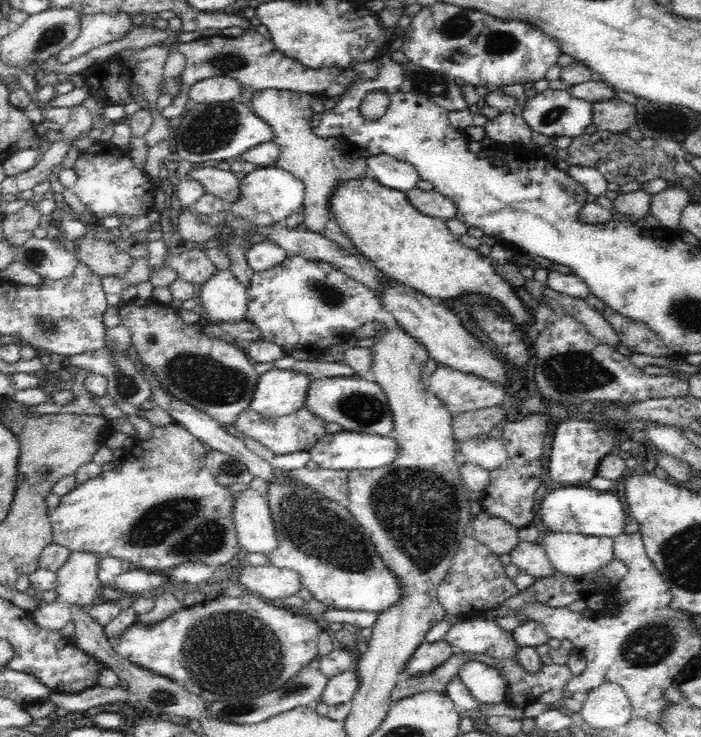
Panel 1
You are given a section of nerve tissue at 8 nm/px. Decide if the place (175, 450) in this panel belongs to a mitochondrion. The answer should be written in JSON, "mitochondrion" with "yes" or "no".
{"mitochondrion":"no"}

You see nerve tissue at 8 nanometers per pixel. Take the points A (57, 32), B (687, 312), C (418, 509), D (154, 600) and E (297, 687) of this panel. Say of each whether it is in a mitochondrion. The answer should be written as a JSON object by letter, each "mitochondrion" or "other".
{"A":"mitochondrion","B":"mitochondrion","C":"mitochondrion","D":"other","E":"mitochondrion"}

